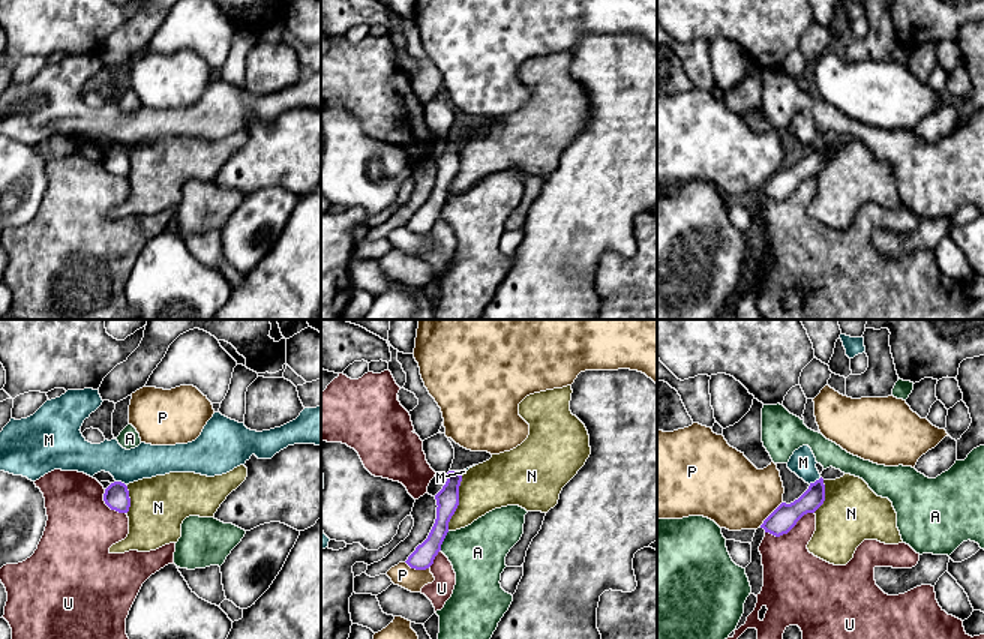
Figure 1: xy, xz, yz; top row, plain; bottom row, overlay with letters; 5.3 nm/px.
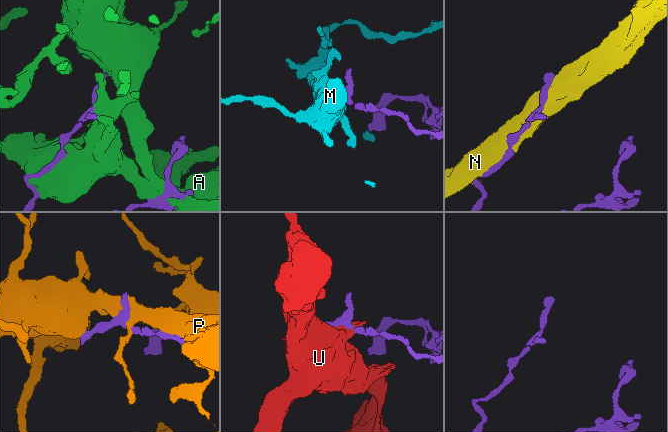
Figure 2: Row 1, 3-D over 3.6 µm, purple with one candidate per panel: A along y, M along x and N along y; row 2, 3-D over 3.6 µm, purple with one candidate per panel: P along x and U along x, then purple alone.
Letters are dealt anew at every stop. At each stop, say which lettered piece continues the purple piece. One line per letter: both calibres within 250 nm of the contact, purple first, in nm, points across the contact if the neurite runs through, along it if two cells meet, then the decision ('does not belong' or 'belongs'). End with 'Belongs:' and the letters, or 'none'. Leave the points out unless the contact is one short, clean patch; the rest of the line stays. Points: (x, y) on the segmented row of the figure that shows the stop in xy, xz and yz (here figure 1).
A: 130 nm thick on the purple side, 300 nm on the other; does not belong
M: 130 nm thick on the purple side, 140 nm on the other; border along yz (821, 477), (809, 483); does not belong
N: 130 nm thick on the purple side, 260 nm on the other; does not belong
P: 120 nm thick on the purple side, 120 nm on the other; does not belong
U: 140 nm thick on the purple side, 320 nm on the other; does not belong
Belongs: none

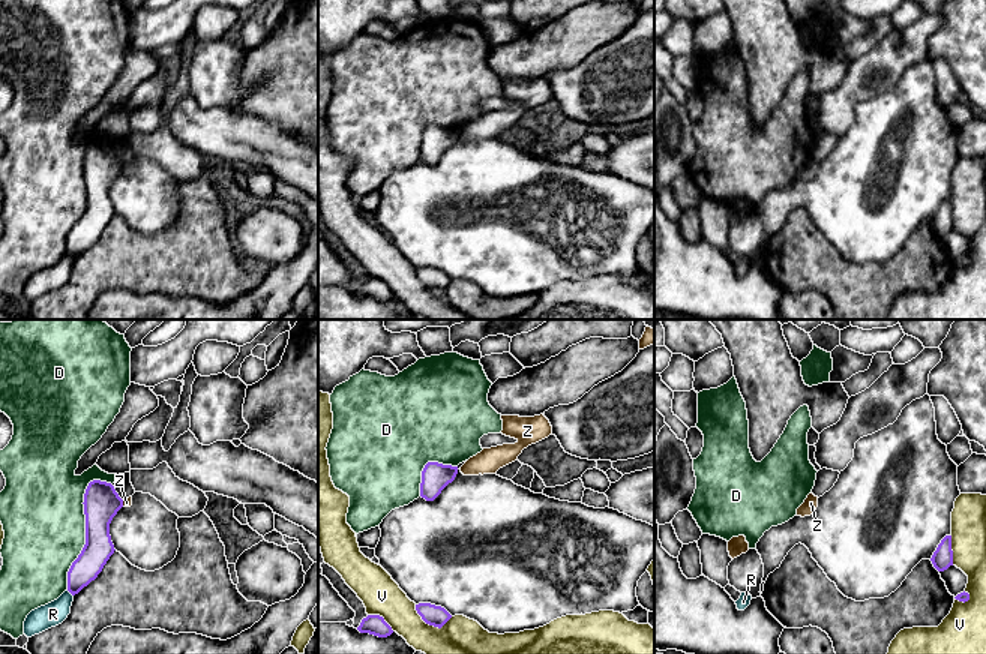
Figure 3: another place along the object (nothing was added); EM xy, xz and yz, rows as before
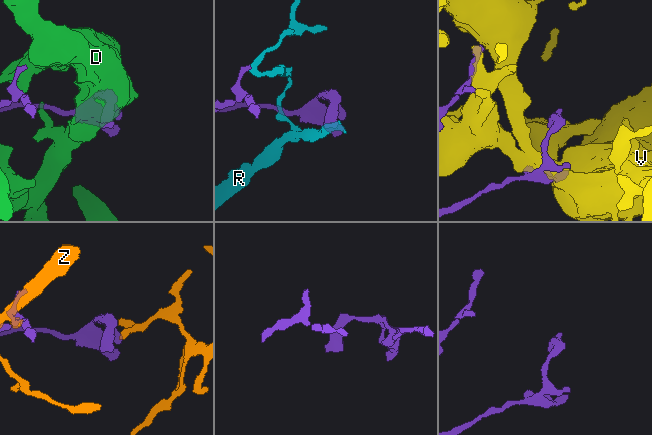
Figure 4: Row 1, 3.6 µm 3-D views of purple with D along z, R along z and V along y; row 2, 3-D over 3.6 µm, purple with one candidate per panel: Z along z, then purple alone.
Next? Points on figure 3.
D: 190 nm thick on the purple side, 440 nm on the other; does not belong
R: 150 nm thick on the purple side, 130 nm on the other; does not belong
V: 110 nm thick on the purple side, 200 nm on the other; does not belong
Z: 190 nm thick on the purple side, 50 nm on the other; border along xy (122, 500), (123, 506); does not belong
Belongs: none

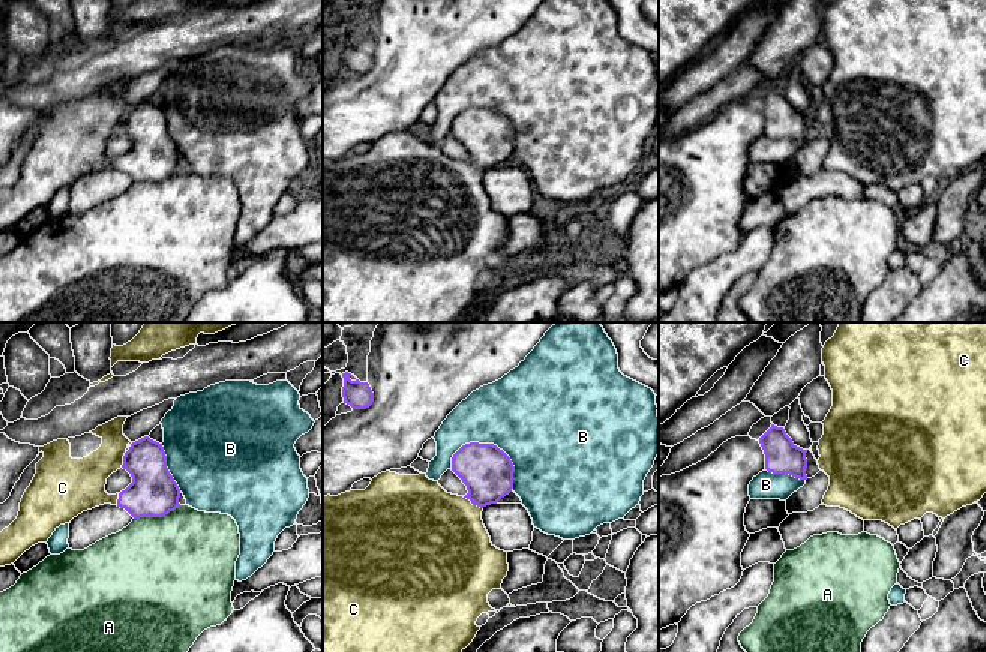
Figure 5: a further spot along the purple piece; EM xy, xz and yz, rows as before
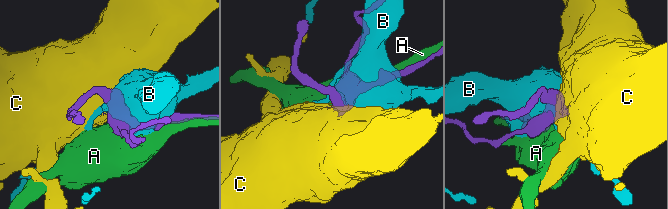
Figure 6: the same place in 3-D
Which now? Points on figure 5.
A: 260 nm thick on the purple side, 500 nm on the other; does not belong
B: 280 nm thick on the purple side, 480 nm on the other; does not belong
C: 280 nm thick on the purple side, 480 nm on the other; runs through xz (486, 471), (486, 484), (473, 504), (440, 537); belongs
Belongs: C

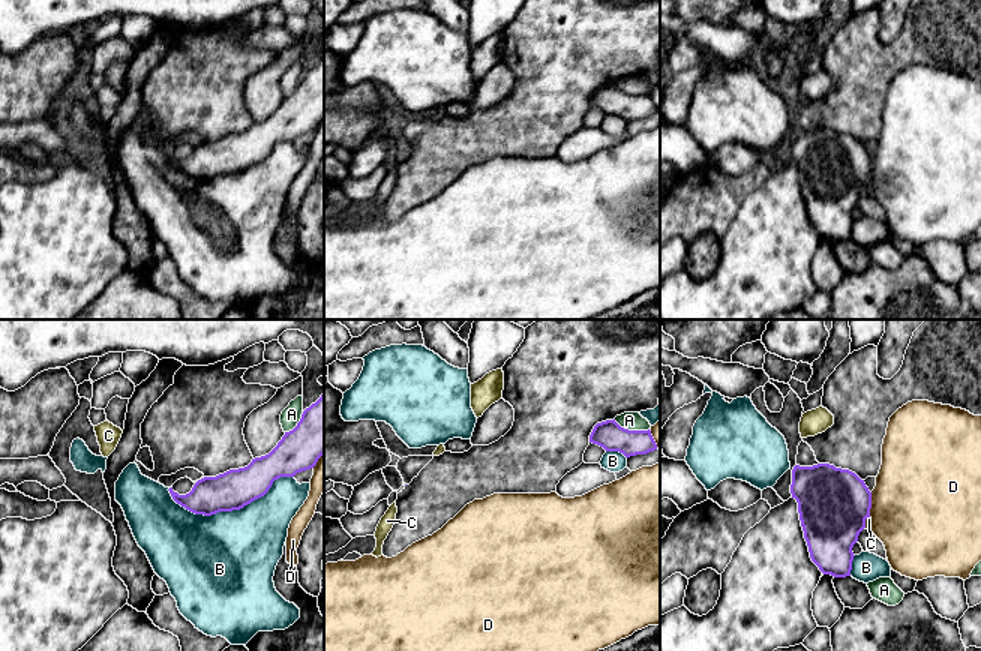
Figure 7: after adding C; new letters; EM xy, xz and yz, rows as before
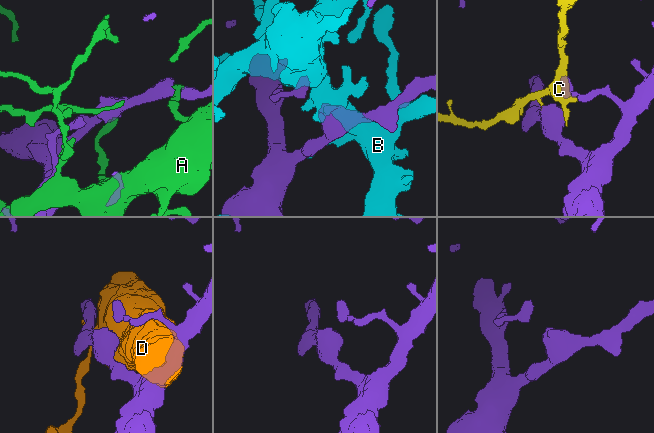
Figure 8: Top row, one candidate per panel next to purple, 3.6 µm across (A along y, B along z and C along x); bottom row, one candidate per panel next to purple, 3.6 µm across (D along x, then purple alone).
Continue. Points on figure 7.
A: 150 nm thick on the purple side, 100 nm on the other; does not belong
B: 200 nm thick on the purple side, 500 nm on the other; does not belong
C: 380 nm thick on the purple side, 30 nm on the other; does not belong
D: 380 nm thick on the purple side, 500 nm on the other; does not belong
Belongs: none

